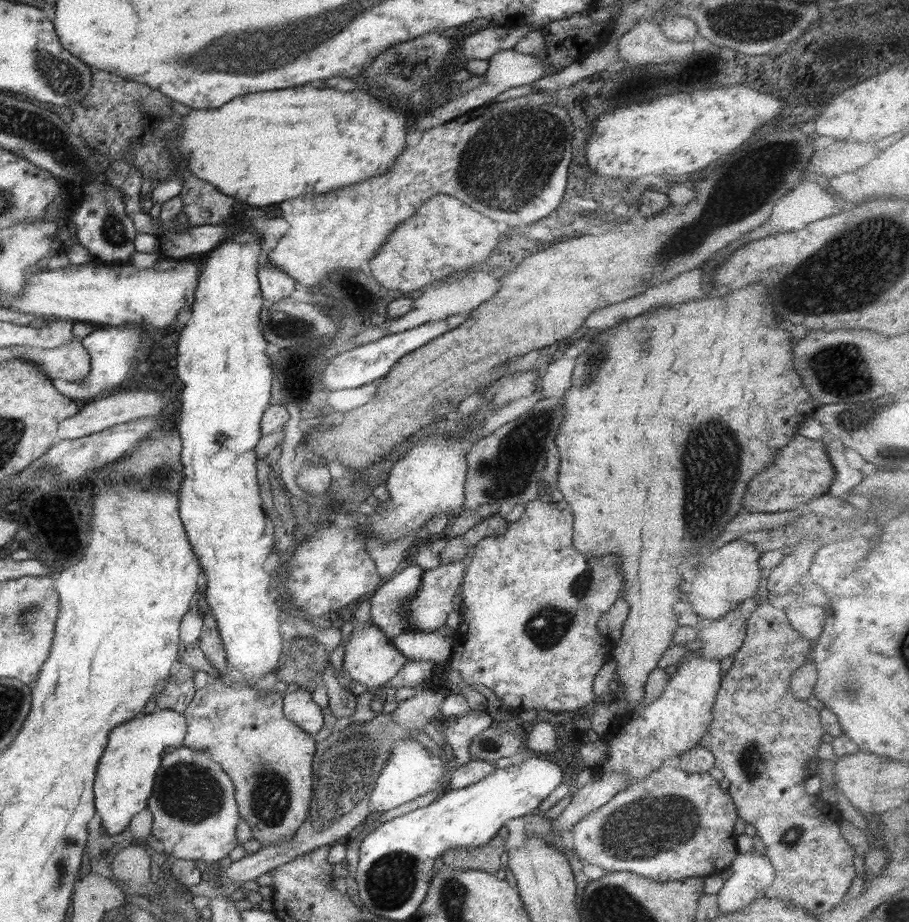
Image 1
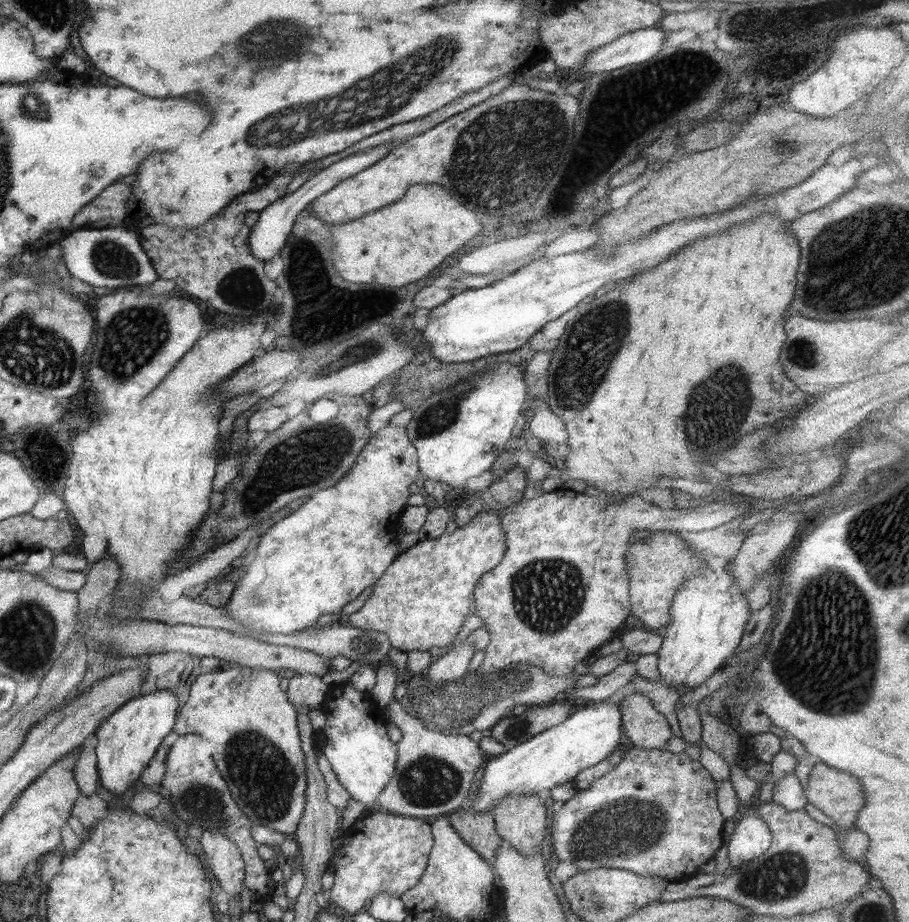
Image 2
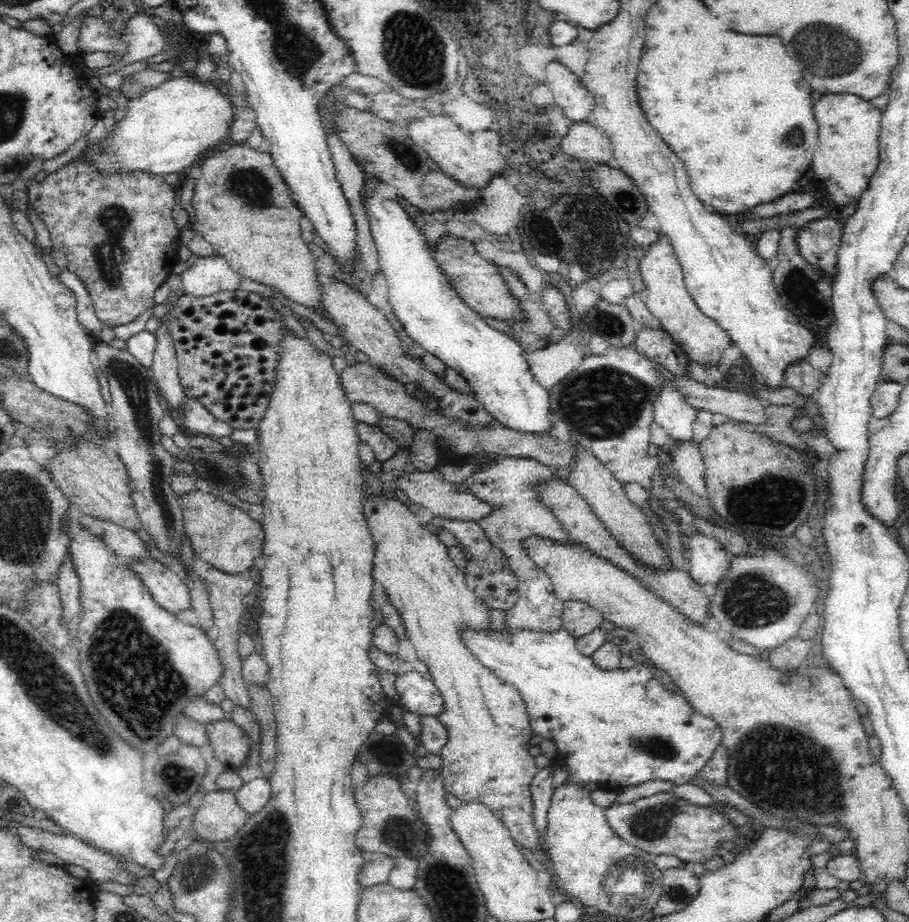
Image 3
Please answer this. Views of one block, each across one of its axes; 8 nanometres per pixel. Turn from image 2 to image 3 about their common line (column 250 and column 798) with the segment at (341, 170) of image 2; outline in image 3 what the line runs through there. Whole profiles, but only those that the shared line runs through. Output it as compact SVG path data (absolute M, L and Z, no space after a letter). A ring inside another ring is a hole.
M832 217L816 218L798 227L796 249L798 255L816 270L832 277L838 274L838 249L841 247L843 226Z

